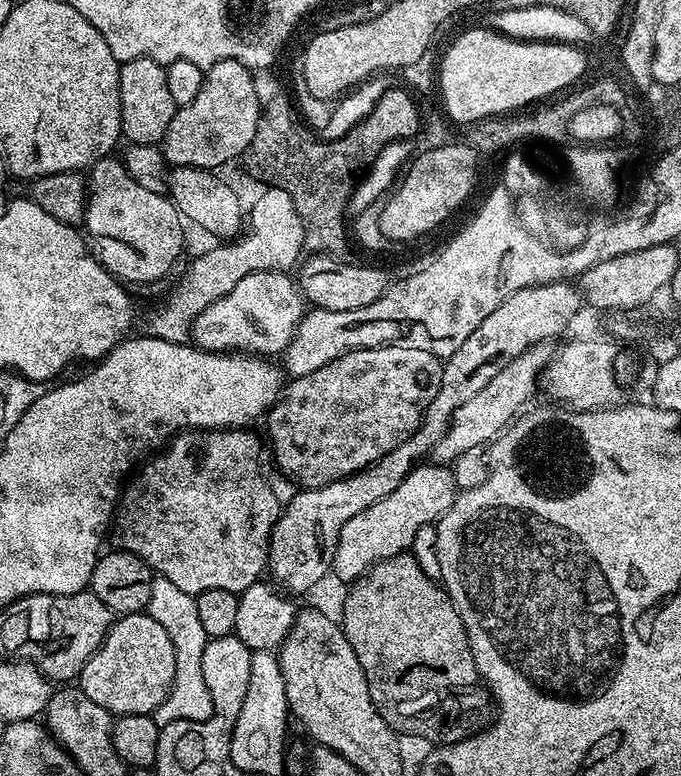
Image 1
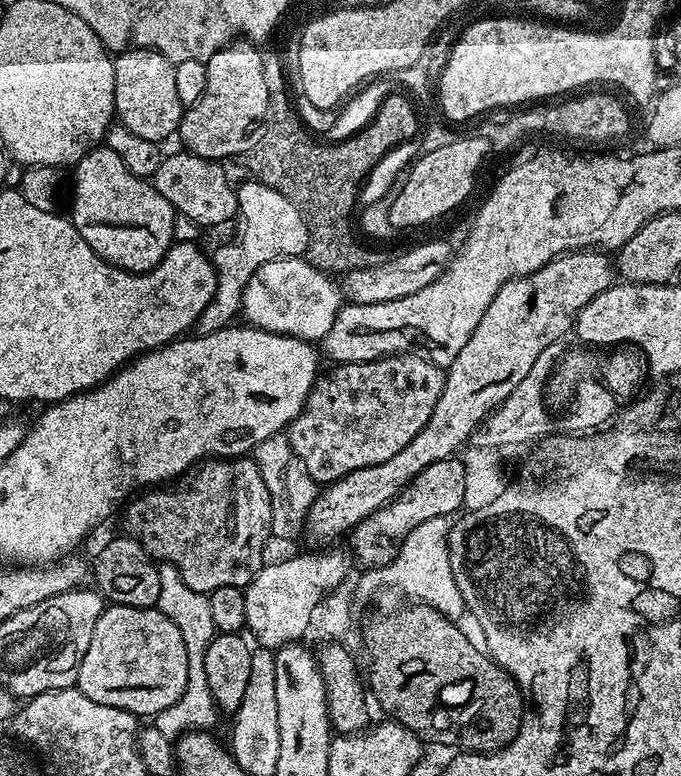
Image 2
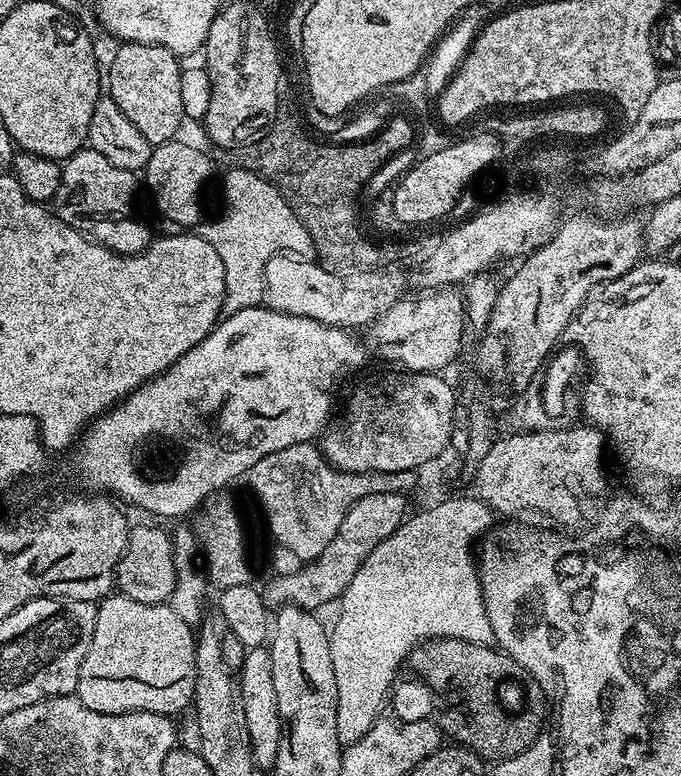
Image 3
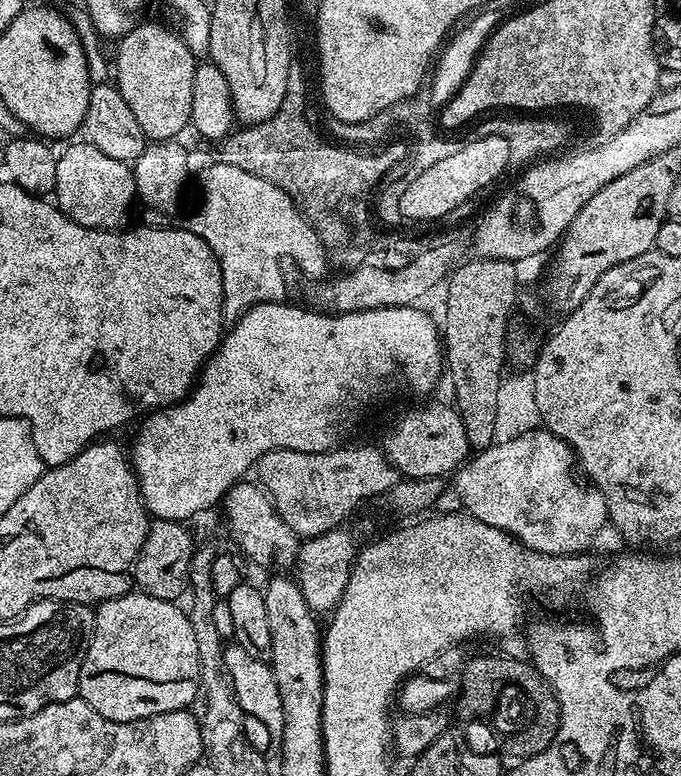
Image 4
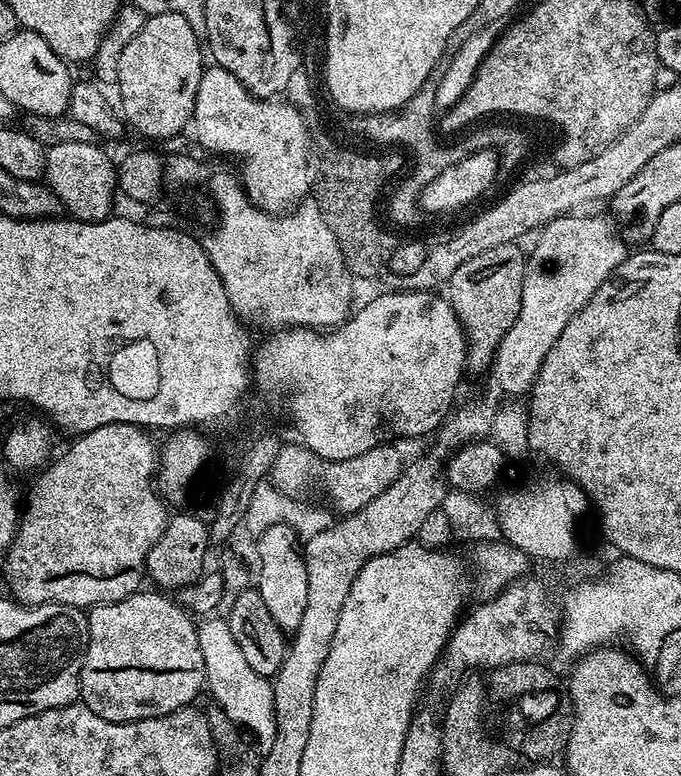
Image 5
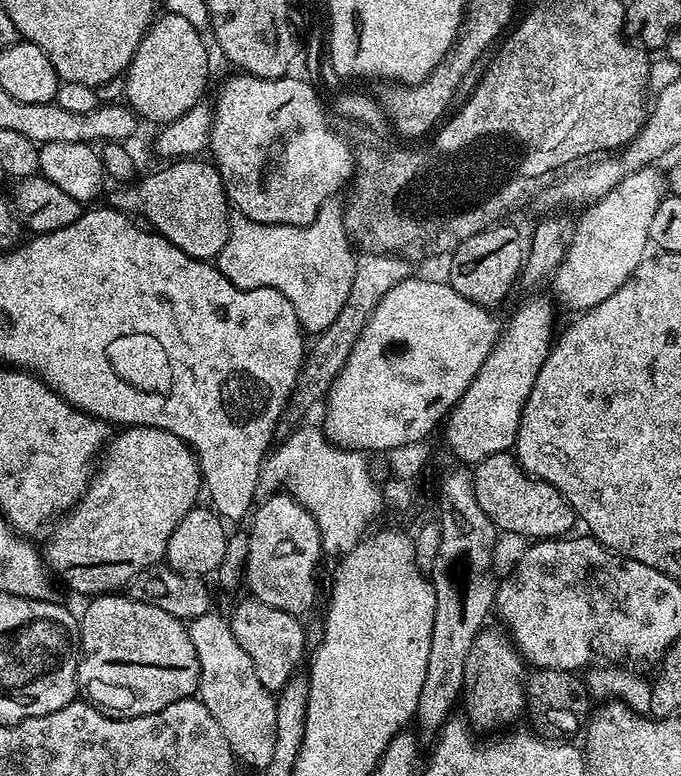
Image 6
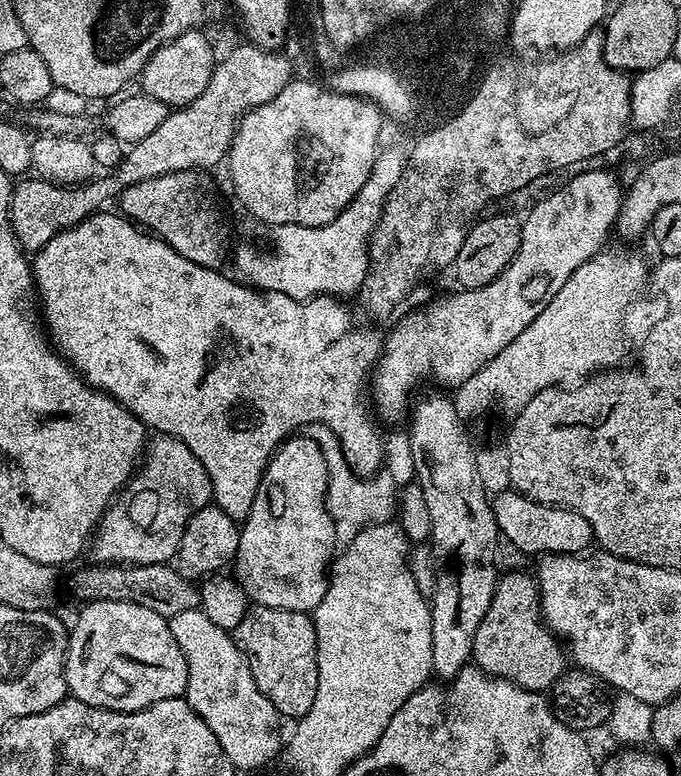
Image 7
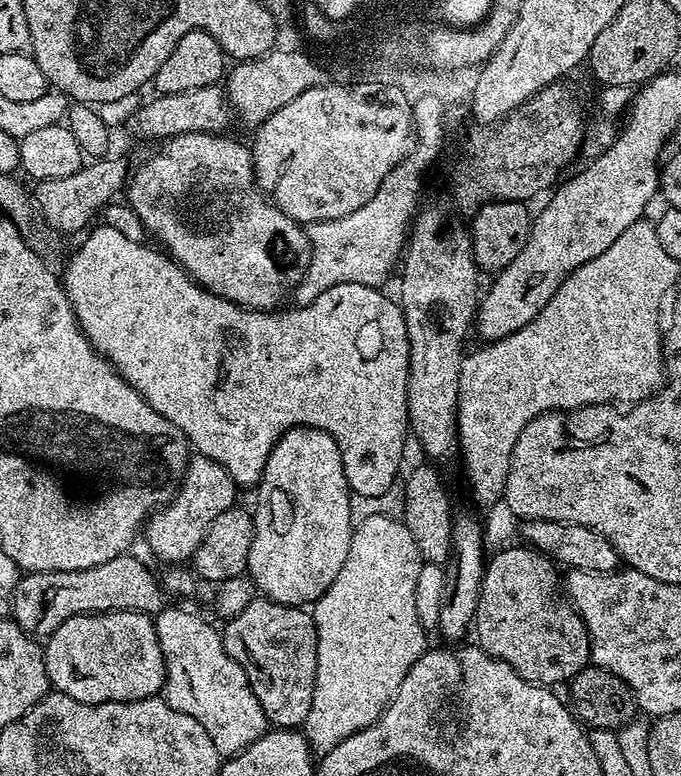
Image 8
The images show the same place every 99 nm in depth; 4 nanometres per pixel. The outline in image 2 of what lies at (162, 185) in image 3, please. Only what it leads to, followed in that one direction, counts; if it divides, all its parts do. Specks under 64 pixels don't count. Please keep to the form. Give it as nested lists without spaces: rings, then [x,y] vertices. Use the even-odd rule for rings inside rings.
[[[179,150],[173,156],[161,159],[154,177],[158,194],[166,198],[181,217],[193,220],[196,224],[224,224],[238,212],[236,188],[228,181],[223,163],[195,156],[193,152]]]

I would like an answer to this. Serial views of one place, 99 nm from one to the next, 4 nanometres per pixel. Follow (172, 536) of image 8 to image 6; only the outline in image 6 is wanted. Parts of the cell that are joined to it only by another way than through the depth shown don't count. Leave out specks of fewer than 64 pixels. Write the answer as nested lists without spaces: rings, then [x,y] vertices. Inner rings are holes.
[[[128,426],[117,432],[120,433],[109,439],[106,451],[99,457],[98,471],[88,481],[88,489],[80,495],[80,501],[51,529],[52,537],[44,548],[42,544],[42,560],[48,571],[83,598],[119,593],[127,589],[139,572],[156,568],[164,560],[174,526],[182,522],[191,508],[197,507],[196,499],[202,496],[200,462],[183,440],[150,426]]]

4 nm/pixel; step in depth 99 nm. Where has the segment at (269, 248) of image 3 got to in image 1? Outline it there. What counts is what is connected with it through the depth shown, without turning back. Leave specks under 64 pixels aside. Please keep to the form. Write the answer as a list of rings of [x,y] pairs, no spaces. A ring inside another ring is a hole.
[[[268,188],[257,198],[256,205],[252,208],[248,233],[242,236],[235,242],[221,243],[224,244],[221,248],[212,248],[209,252],[202,253],[185,270],[180,285],[172,292],[172,297],[161,308],[156,308],[149,314],[147,335],[175,344],[185,343],[191,337],[192,324],[198,314],[202,314],[206,306],[218,302],[218,298],[230,294],[230,290],[234,290],[234,286],[238,286],[238,282],[242,282],[246,274],[291,269],[291,264],[295,265],[301,259],[300,252],[305,251],[302,218],[298,218],[298,210],[294,210],[290,194],[286,194],[281,188]]]

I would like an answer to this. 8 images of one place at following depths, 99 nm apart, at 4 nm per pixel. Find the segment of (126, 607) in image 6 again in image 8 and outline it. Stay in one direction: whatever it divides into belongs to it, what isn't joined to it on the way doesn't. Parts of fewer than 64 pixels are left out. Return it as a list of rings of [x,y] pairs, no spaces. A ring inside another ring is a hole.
[[[101,612],[75,616],[62,622],[62,626],[47,637],[43,649],[49,685],[83,704],[151,700],[164,687],[164,655],[156,633],[156,621],[147,612]]]

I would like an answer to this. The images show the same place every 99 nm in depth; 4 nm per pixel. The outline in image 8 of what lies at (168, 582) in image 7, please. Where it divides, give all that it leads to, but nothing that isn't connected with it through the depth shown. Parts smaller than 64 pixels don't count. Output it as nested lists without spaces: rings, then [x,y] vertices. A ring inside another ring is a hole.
[[[125,554],[86,570],[30,572],[21,575],[12,592],[11,619],[33,638],[51,636],[62,622],[75,616],[91,616],[101,612],[161,612],[170,596],[161,577],[155,576],[138,557]]]

